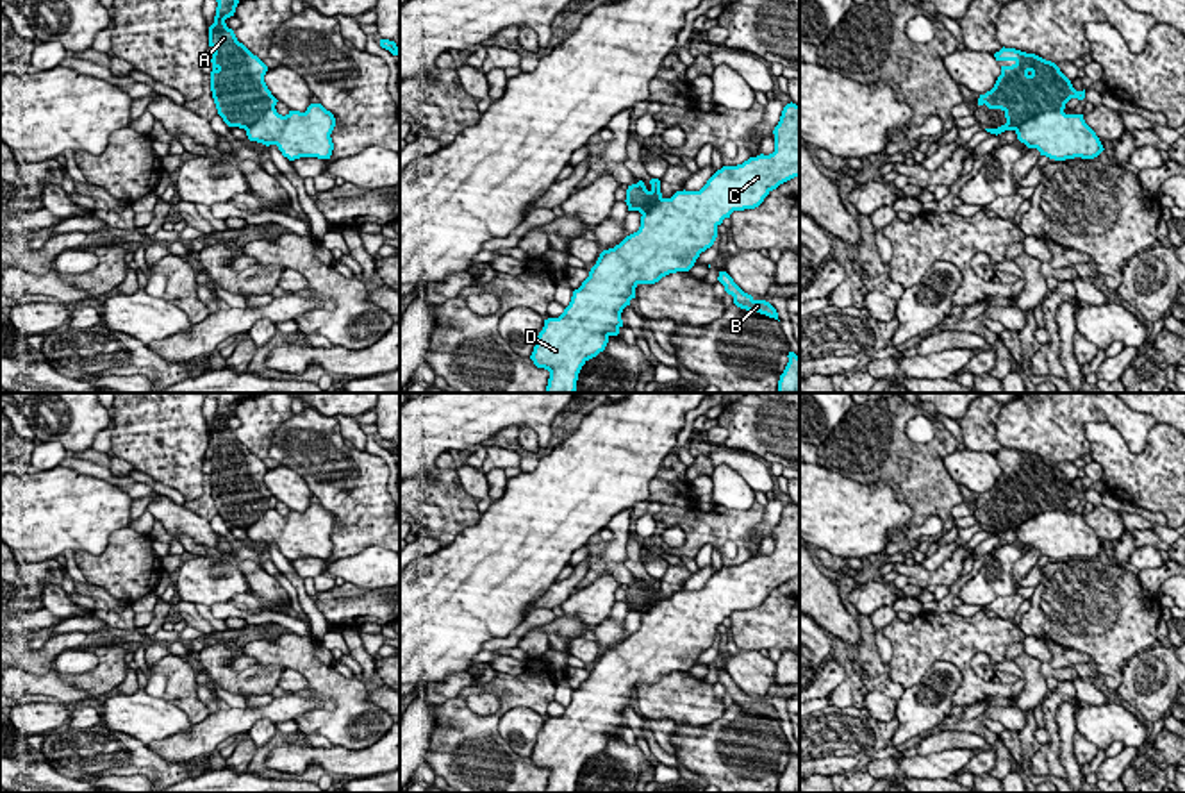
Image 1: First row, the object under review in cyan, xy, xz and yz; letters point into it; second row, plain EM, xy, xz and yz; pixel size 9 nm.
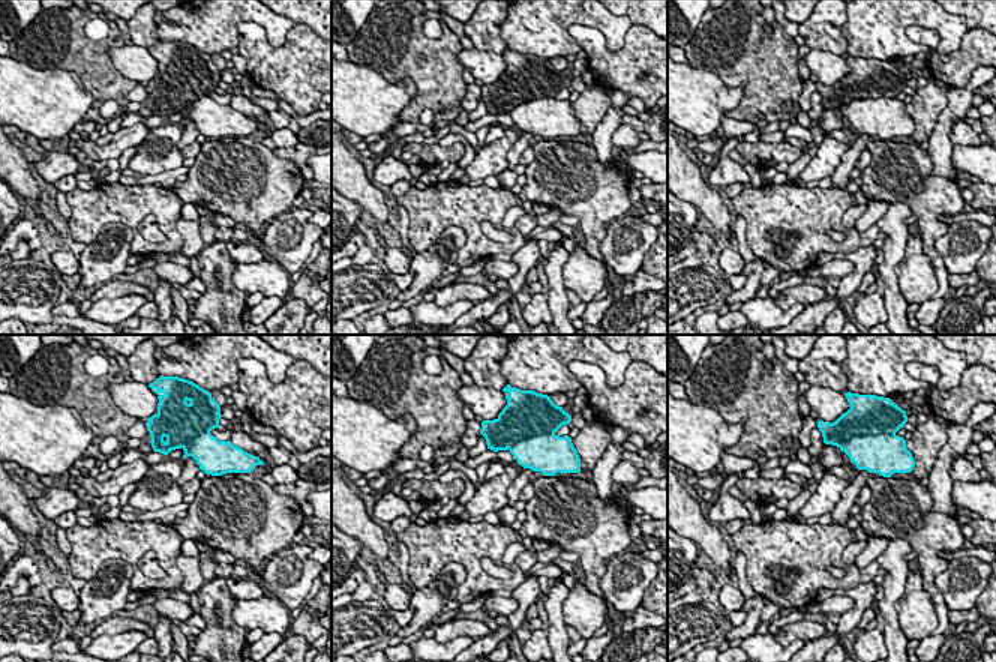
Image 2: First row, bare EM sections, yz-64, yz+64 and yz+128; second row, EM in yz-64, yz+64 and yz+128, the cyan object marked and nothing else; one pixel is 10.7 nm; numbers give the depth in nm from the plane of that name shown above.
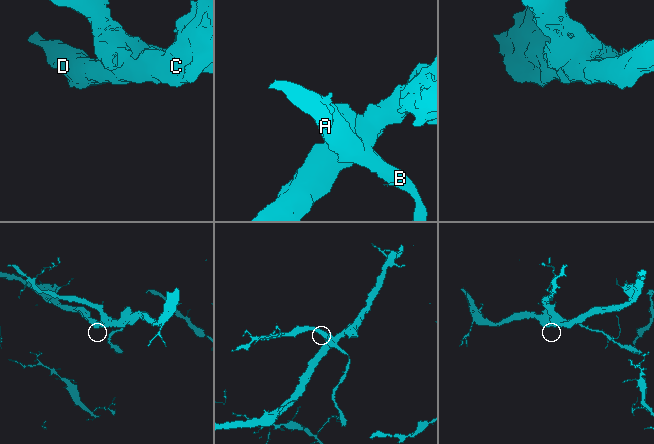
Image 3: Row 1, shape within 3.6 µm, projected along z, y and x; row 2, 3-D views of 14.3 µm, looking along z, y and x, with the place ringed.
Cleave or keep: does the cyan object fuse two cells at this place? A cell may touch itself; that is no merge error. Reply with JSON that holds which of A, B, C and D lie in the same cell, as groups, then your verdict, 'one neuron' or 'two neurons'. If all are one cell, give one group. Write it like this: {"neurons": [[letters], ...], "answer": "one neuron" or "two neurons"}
{"neurons": [["A", "B"], ["C", "D"]], "answer": "two neurons"}

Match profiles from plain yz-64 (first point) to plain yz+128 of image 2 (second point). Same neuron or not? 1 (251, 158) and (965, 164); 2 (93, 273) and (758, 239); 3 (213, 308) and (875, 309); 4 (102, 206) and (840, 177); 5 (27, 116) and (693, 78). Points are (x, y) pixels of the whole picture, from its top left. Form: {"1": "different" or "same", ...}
{"1": "different", "2": "different", "3": "same", "4": "different", "5": "same"}

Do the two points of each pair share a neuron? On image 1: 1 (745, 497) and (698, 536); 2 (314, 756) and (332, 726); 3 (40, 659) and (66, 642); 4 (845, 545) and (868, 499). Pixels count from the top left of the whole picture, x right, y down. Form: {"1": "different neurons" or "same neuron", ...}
{"1": "different neurons", "2": "different neurons", "3": "same neuron", "4": "same neuron"}

